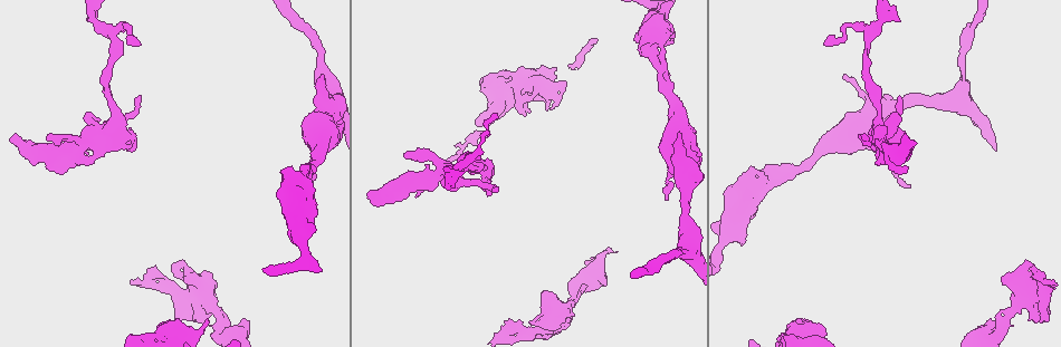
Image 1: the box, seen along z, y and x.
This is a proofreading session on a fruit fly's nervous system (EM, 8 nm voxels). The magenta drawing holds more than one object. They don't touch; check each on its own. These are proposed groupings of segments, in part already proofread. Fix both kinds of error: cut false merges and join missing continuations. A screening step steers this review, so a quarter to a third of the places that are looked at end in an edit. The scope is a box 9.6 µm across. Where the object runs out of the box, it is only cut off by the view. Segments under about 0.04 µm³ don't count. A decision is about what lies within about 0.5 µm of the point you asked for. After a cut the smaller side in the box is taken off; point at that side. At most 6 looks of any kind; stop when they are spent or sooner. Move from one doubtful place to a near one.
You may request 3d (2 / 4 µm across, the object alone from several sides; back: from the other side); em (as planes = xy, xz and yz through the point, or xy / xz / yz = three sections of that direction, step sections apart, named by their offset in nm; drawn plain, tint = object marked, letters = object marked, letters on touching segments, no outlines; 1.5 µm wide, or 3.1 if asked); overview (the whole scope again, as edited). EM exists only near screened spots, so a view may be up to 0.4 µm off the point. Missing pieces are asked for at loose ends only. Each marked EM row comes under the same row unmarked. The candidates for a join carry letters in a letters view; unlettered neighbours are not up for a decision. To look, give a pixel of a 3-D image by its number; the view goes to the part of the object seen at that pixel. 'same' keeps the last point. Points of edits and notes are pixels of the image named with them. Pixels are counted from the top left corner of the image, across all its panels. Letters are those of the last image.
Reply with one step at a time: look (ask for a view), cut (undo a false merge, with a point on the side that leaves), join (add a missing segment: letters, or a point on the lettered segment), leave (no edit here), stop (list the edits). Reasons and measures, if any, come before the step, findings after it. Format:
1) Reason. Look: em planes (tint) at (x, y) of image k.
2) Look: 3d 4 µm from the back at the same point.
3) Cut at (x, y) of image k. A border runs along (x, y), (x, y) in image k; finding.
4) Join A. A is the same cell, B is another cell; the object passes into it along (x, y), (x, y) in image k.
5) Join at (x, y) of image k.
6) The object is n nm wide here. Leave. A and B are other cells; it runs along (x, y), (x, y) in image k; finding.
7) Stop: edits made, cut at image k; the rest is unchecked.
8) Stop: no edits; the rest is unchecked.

Closes a loop. Look: em planes (letters) at (130, 147) of image 1.

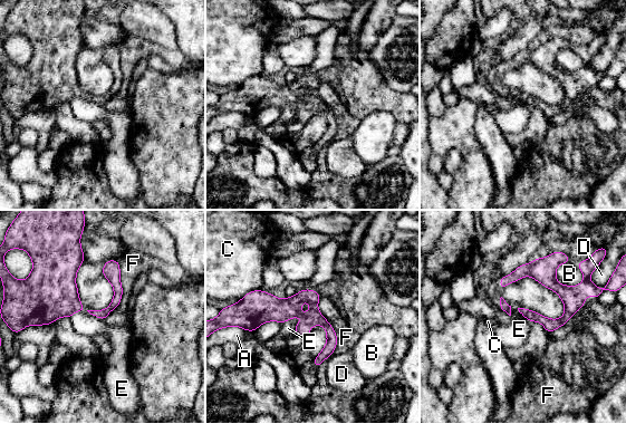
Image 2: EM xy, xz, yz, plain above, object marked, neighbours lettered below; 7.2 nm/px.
Leave. A, B, C, D, E and F are other cells; continuous, no second neuron.

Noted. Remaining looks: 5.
An open end. Look: em xy step 8 (tint) at (865, 141) of image 1.

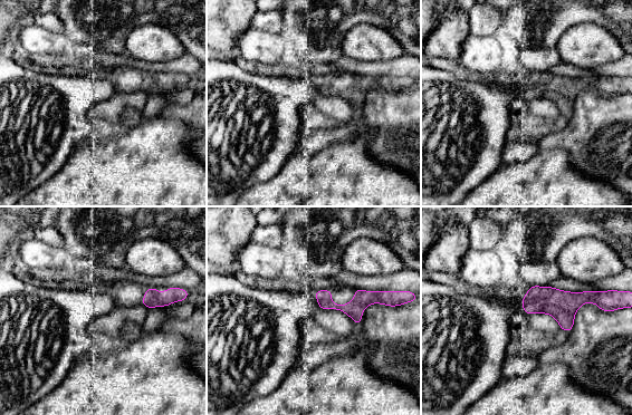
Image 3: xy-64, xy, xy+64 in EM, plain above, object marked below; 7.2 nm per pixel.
Another direction. Look: em planes (letters) at the same point.

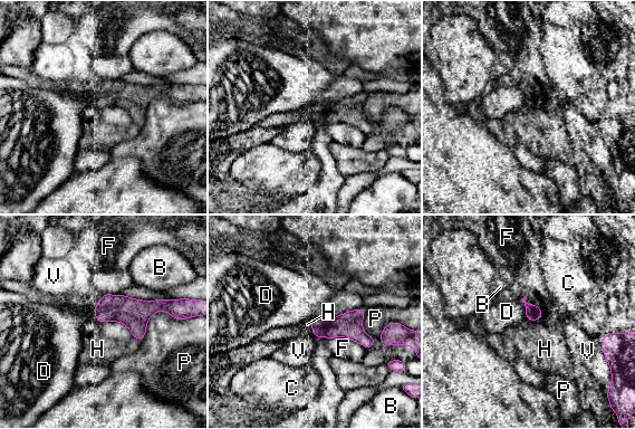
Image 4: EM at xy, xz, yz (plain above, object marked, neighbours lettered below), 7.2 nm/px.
Leave. B, C, D, F, H, P and V are other cells; none of them fits.

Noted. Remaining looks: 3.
An open end. Look: 3d 2 µm at (205, 320) of image 1.

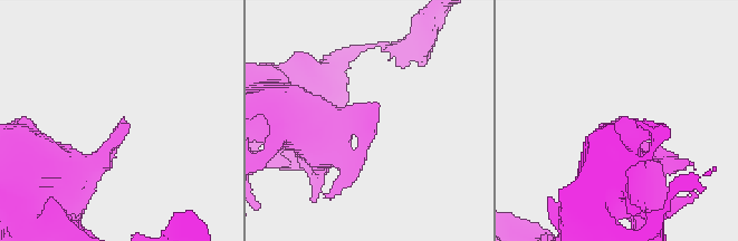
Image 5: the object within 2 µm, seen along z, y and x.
Look: em planes (letters) at (613, 121) of image 5.

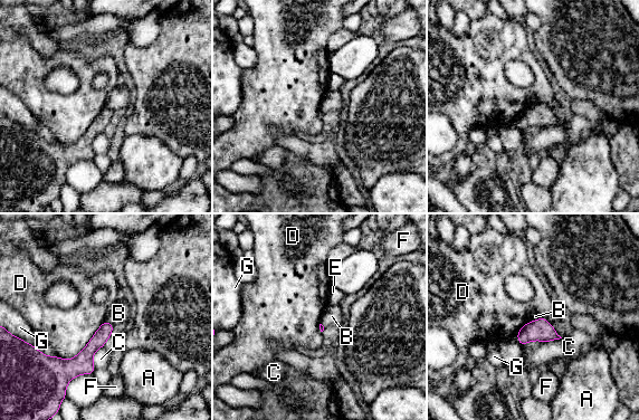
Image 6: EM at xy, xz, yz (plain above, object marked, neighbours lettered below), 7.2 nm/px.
Leave. A, B, C, D, E, F and G are other cells; no lettered segment goes on from it.

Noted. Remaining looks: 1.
Stop: no edits; the rest is unchecked.

